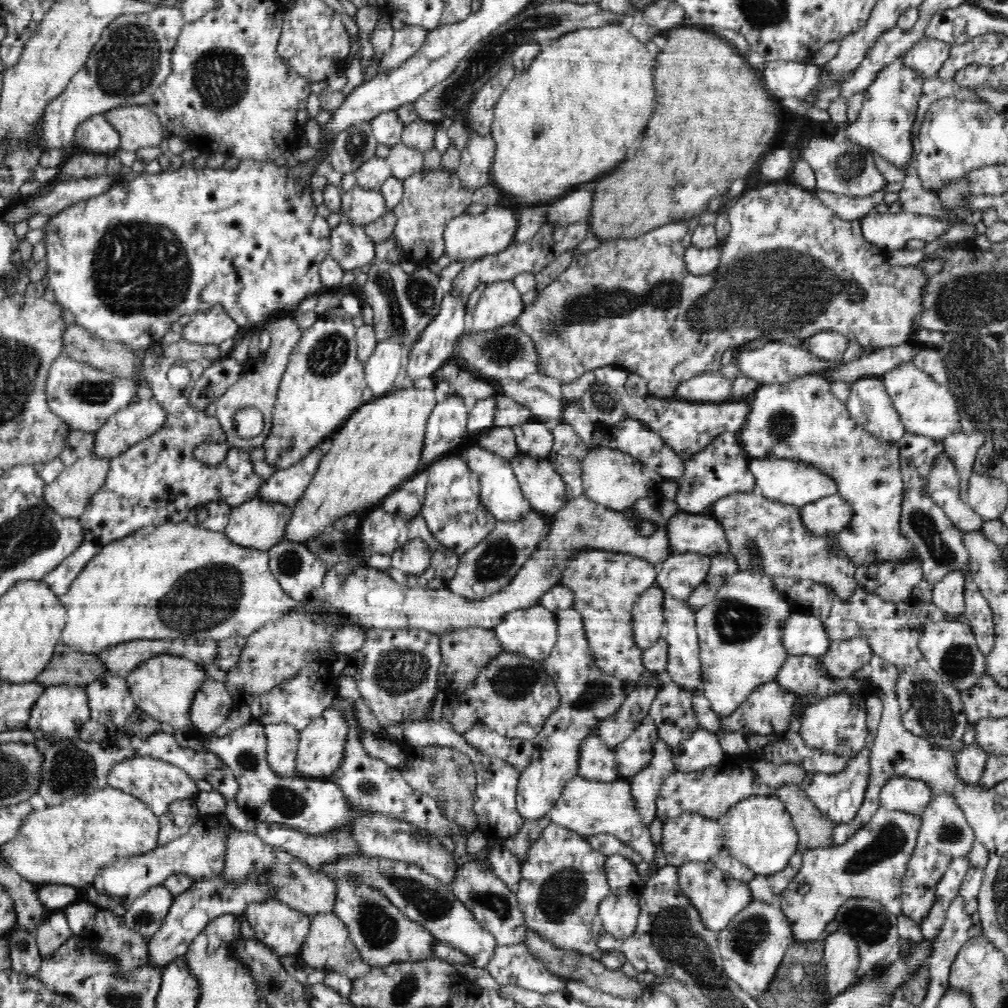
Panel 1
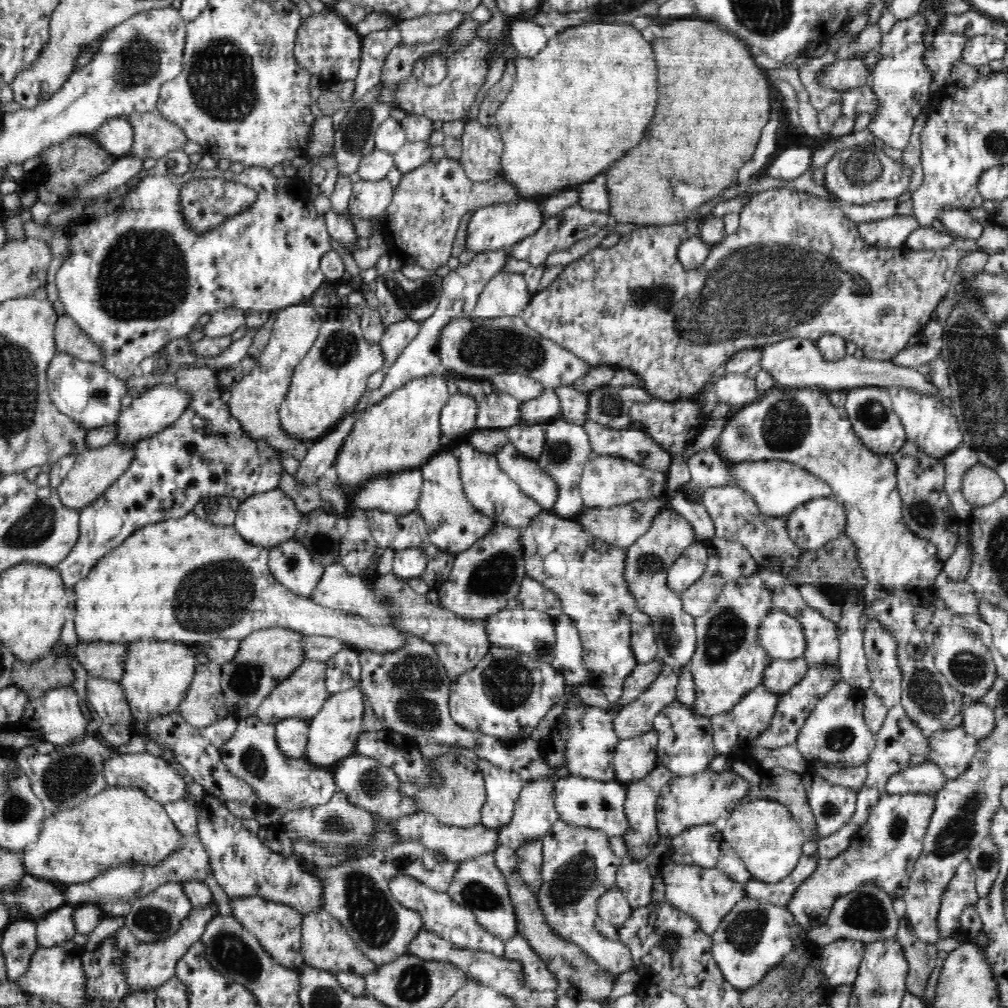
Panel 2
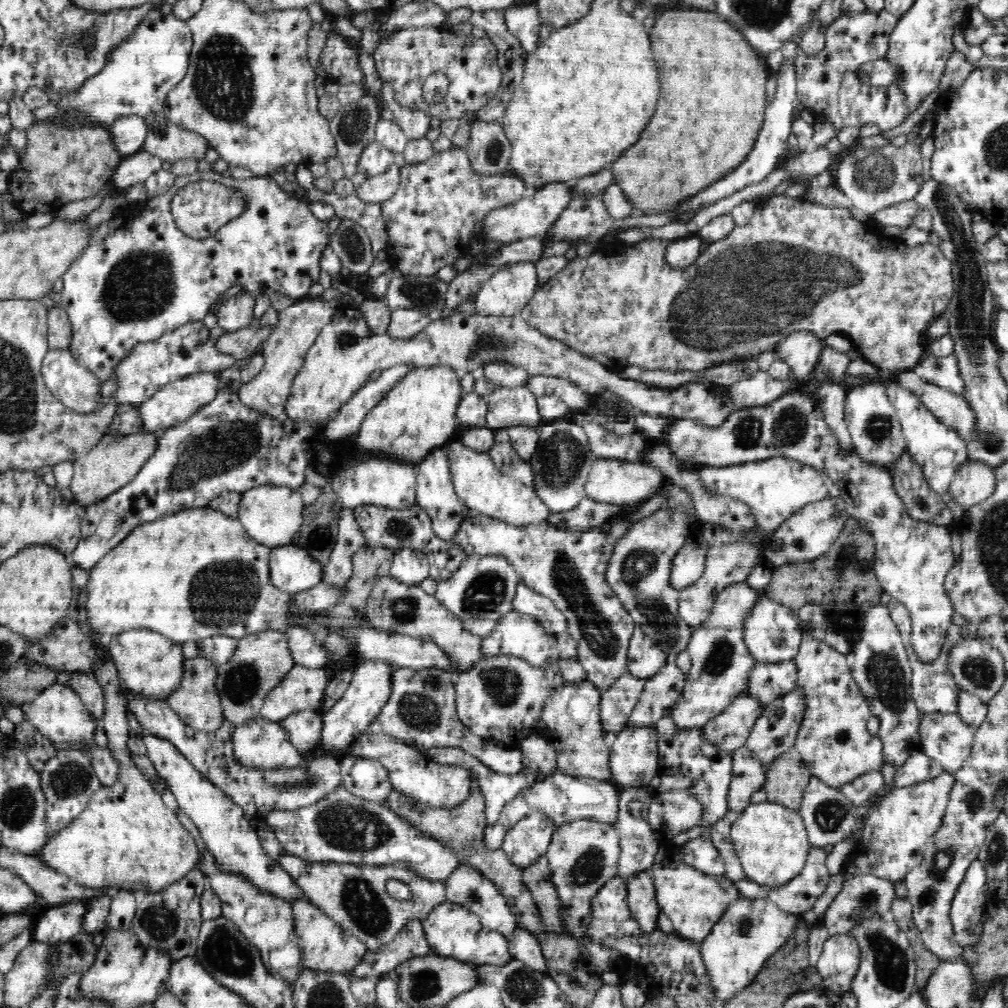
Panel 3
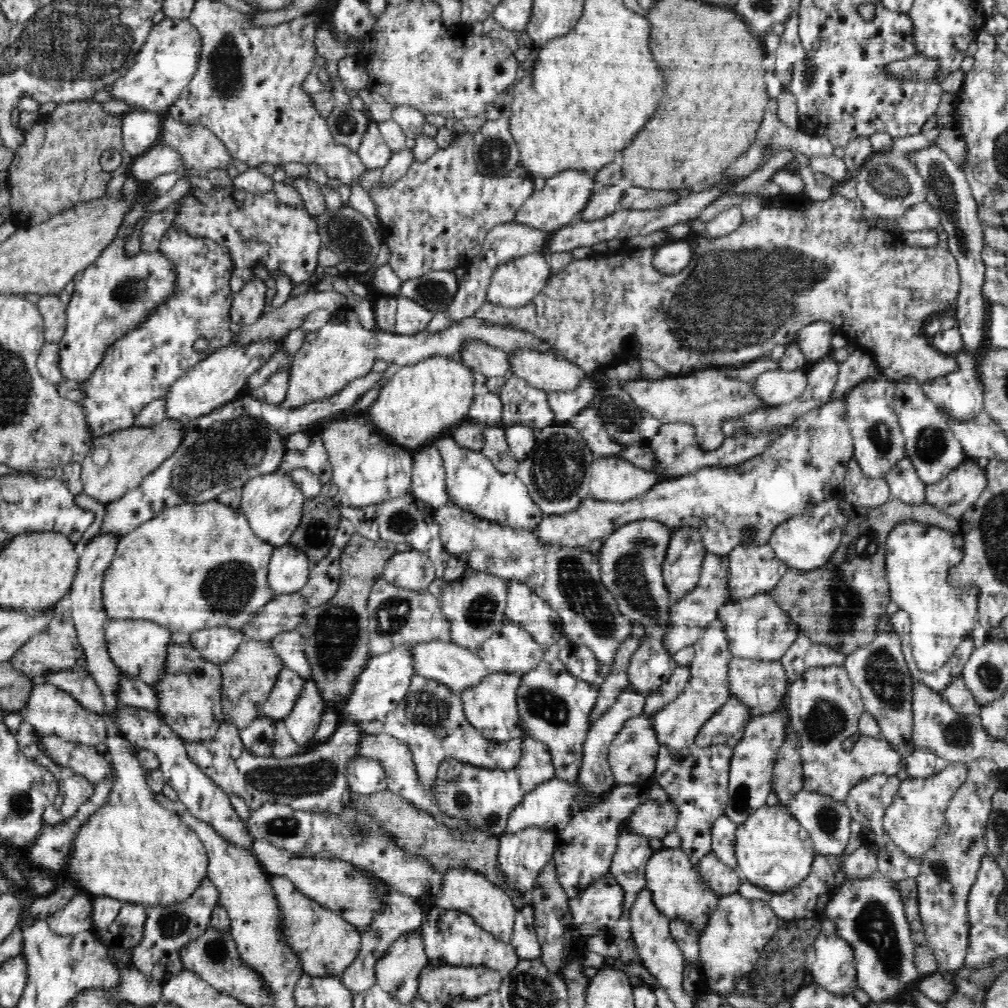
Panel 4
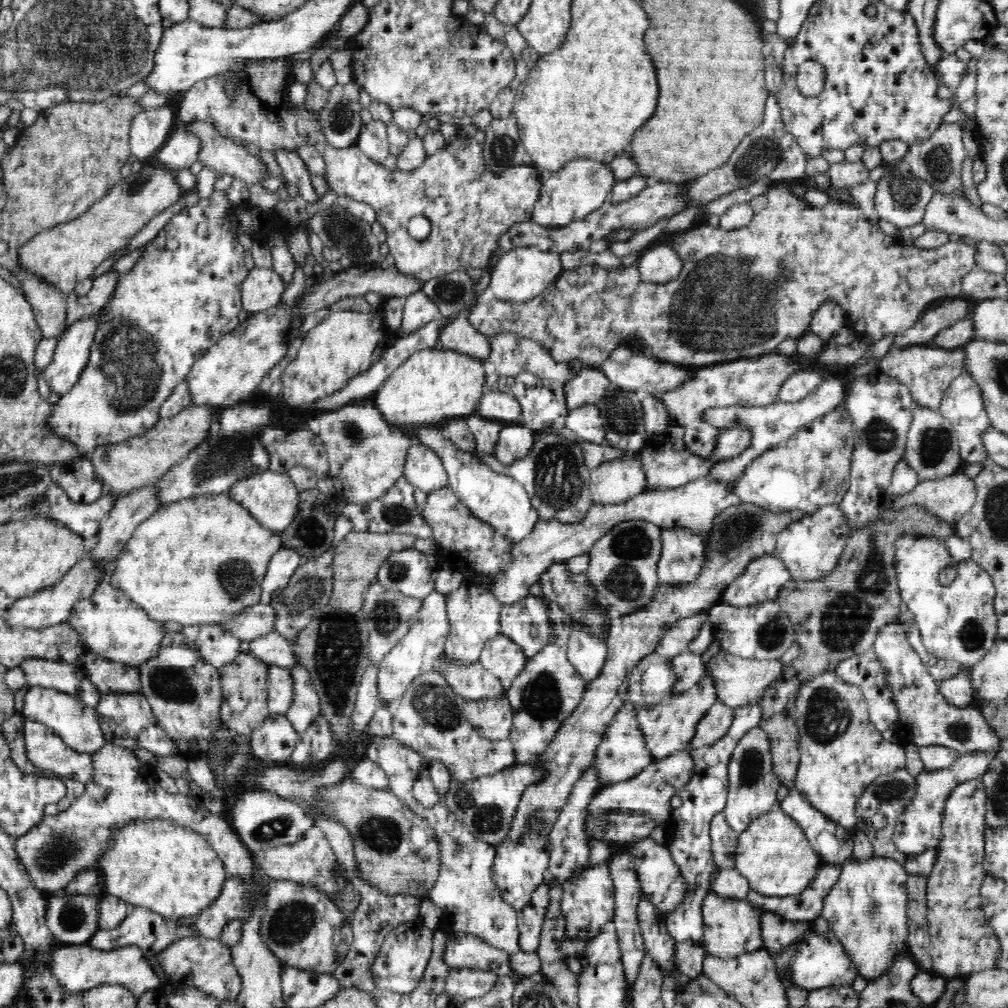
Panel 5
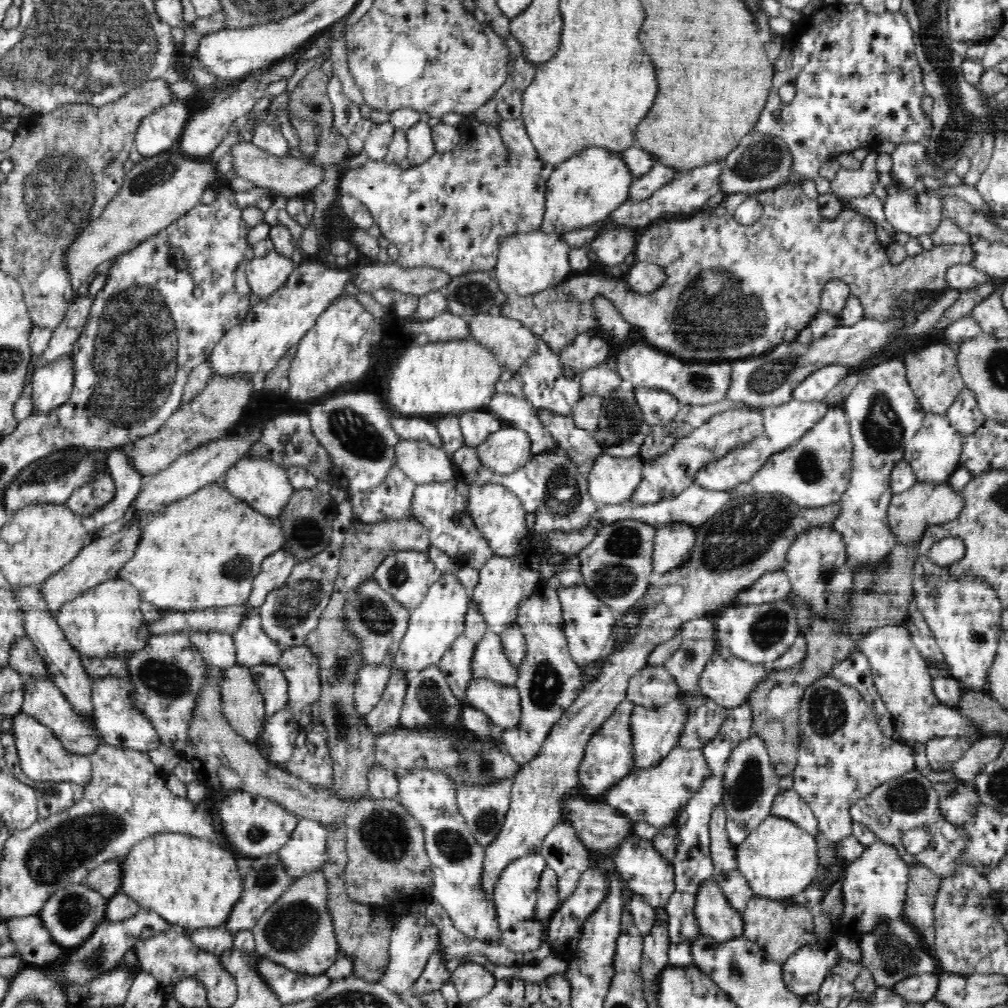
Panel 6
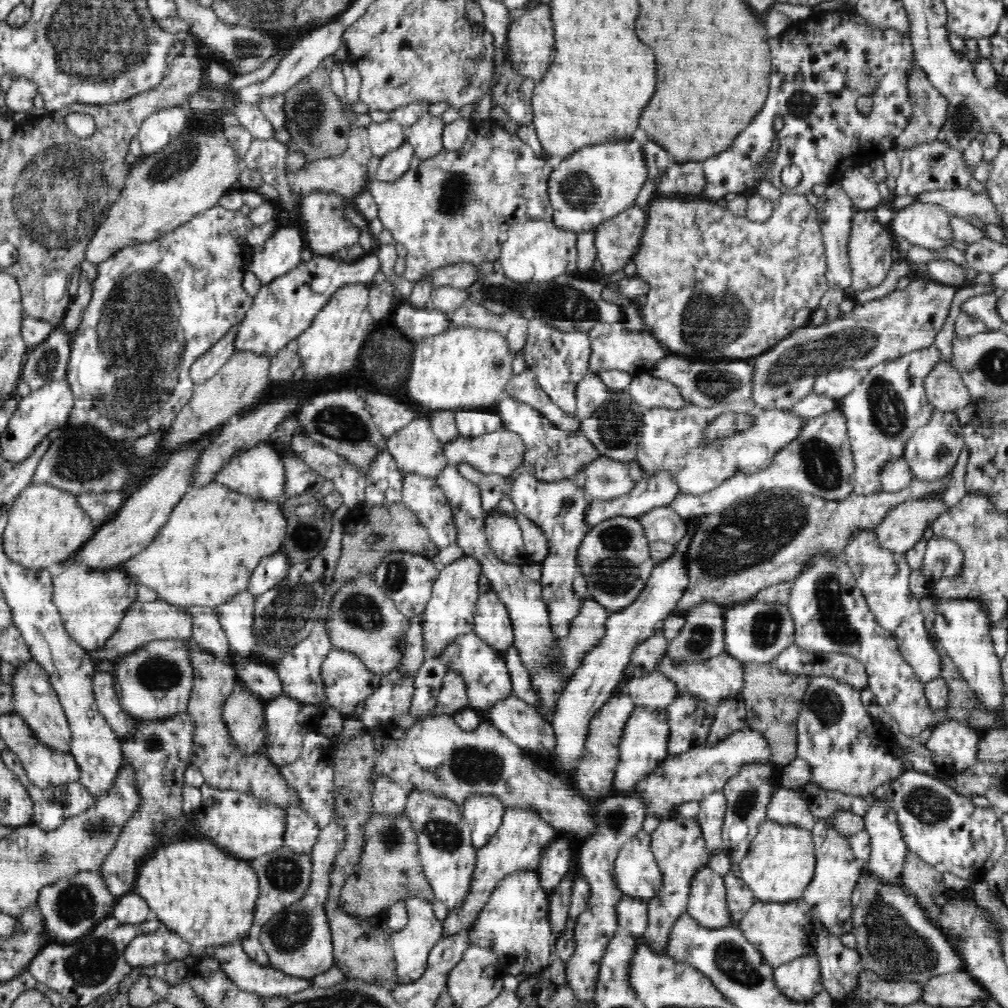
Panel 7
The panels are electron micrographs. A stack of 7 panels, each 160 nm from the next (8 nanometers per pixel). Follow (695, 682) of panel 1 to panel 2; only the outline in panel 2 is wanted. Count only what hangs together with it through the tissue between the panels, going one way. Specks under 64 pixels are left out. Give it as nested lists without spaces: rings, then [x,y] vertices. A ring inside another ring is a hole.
[[[666,508],[652,518],[648,532],[642,533],[625,550],[624,582],[636,599],[637,610],[648,615],[649,626],[656,635],[657,657],[676,672],[686,668],[696,650],[695,618],[683,609],[681,595],[667,585],[668,570],[690,544],[697,542],[694,527],[673,509]]]

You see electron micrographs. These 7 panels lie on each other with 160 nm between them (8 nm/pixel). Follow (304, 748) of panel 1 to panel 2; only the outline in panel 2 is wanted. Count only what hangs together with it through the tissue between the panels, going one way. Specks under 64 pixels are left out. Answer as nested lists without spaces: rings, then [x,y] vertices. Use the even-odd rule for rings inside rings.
[[[355,684],[348,691],[331,694],[322,710],[310,721],[305,759],[322,769],[331,769],[338,761],[355,753],[356,741],[362,733],[362,715],[367,705],[362,685]]]

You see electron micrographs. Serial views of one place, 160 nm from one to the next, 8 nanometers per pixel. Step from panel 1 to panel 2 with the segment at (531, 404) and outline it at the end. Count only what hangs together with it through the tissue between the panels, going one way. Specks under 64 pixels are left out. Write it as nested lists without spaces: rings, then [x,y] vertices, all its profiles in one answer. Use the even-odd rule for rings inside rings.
[[[496,374],[489,378],[496,391],[517,398],[522,403],[534,400],[545,389],[537,380],[522,374]]]

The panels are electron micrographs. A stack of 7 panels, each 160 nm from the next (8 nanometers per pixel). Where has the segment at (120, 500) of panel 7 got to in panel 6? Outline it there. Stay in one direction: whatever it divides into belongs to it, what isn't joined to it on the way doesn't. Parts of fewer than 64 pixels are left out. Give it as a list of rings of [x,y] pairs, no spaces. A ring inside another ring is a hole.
[[[110,473],[100,474],[96,480],[90,487],[76,491],[66,503],[68,508],[83,517],[84,526],[90,534],[96,531],[96,528],[89,516],[116,496],[115,479]]]

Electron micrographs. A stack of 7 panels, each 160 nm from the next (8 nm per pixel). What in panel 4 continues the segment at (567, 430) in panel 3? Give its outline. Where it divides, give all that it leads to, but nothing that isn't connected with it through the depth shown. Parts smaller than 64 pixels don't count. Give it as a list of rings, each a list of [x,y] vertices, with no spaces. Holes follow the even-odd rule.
[[[568,423],[534,429],[533,432],[534,449],[525,460],[519,462],[515,473],[545,515],[564,515],[578,511],[584,500],[591,498],[591,466],[597,457],[576,428]]]

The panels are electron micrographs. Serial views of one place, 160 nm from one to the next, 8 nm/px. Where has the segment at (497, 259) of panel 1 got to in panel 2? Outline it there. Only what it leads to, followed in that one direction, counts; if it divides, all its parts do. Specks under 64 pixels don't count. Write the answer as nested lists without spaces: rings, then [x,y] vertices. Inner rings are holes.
[[[576,202],[565,208],[557,217],[548,217],[548,220],[544,220],[544,224],[540,226],[538,232],[527,236],[526,239],[521,240],[509,249],[509,256],[516,258],[516,260],[526,260],[531,266],[538,266],[543,264],[553,252],[566,250],[578,240],[598,233],[606,227],[609,220],[607,213],[584,210],[579,202]]]

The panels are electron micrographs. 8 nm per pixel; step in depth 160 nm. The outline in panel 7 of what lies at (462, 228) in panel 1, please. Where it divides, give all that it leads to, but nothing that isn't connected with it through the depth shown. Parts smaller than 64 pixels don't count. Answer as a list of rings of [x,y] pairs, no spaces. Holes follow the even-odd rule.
[[[606,142],[580,148],[550,173],[547,191],[553,208],[552,222],[560,229],[574,233],[595,231],[602,222],[635,205],[647,179],[640,142]]]

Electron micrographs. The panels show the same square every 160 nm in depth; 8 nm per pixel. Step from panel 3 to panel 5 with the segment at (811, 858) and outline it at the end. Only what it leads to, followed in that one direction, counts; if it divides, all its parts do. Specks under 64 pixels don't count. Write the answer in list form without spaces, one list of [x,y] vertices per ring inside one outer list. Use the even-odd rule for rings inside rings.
[[[823,862],[801,893],[781,898],[767,897],[752,890],[747,896],[747,902],[786,920],[814,922],[822,915],[824,900],[838,882],[841,872],[841,864]]]

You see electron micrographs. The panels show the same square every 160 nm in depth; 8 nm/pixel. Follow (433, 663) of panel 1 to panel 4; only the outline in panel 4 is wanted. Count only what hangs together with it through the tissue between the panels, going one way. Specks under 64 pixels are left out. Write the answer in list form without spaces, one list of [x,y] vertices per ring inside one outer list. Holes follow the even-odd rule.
[[[415,673],[409,683],[406,696],[383,721],[383,732],[397,738],[409,748],[418,779],[422,781],[422,788],[432,788],[442,760],[454,759],[480,769],[504,771],[511,770],[518,764],[523,738],[504,742],[484,738],[480,731],[467,721],[459,694],[437,680],[420,676],[418,673]]]

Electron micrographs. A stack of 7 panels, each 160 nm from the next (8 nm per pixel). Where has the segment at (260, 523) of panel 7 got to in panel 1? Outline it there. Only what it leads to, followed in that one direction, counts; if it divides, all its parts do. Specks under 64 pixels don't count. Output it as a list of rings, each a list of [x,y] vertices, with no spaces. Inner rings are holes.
[[[192,518],[176,524],[166,523],[160,526],[150,525],[139,528],[131,535],[108,543],[106,547],[101,548],[99,555],[84,568],[84,571],[80,572],[80,575],[74,579],[68,592],[59,597],[59,601],[64,605],[67,616],[65,627],[62,631],[63,644],[70,646],[72,651],[91,655],[100,652],[101,649],[132,640],[201,638],[220,641],[237,636],[246,638],[259,628],[262,628],[264,624],[284,618],[284,616],[287,616],[290,612],[305,612],[305,614],[311,616],[309,622],[321,624],[321,626],[336,626],[337,630],[353,624],[350,617],[344,617],[340,615],[340,613],[332,613],[330,609],[324,609],[323,607],[312,607],[310,609],[304,601],[295,600],[294,597],[288,596],[270,571],[269,551],[261,551],[260,549],[248,548],[236,544],[230,540],[223,531],[214,532],[211,529],[202,528],[198,526]]]

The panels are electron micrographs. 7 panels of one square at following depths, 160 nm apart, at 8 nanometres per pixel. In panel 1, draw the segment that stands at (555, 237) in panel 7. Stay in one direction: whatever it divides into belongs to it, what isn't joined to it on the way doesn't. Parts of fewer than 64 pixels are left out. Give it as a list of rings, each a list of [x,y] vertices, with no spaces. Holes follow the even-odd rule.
[[[512,280],[487,285],[471,312],[472,326],[468,332],[481,332],[516,321],[525,307],[521,295]]]

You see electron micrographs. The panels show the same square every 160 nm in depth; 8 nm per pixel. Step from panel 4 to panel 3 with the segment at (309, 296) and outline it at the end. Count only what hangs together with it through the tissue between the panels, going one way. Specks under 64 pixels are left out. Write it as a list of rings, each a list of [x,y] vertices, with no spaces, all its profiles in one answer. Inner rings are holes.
[[[261,322],[258,327],[244,327],[240,330],[224,333],[217,338],[216,347],[224,354],[231,354],[236,360],[248,358],[259,344],[262,344],[277,324]]]

